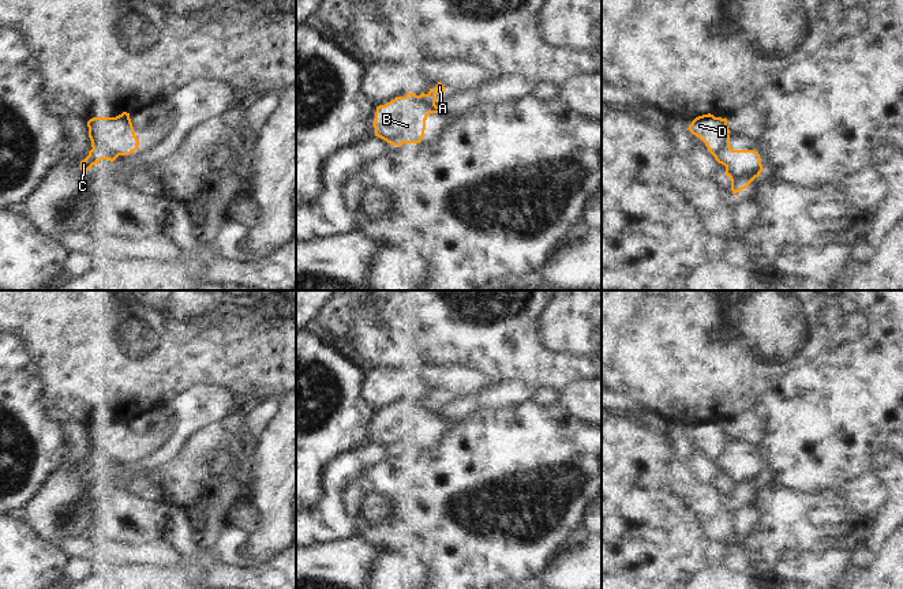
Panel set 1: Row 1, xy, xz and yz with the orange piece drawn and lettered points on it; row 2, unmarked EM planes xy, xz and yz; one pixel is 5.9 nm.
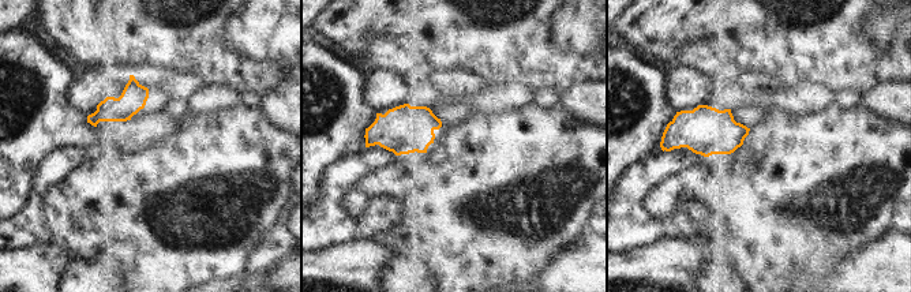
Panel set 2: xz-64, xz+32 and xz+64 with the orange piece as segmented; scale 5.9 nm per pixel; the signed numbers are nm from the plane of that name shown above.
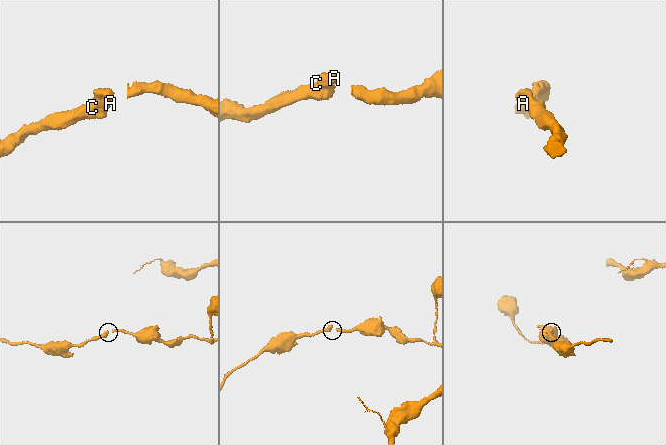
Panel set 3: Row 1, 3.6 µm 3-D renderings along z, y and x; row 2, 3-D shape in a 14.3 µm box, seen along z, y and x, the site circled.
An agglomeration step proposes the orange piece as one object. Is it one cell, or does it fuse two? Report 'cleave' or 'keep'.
cleave

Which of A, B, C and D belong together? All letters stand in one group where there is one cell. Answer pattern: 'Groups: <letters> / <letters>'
Groups: A D / B C

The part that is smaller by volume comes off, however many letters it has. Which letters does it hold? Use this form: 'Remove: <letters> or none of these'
Remove: A, D

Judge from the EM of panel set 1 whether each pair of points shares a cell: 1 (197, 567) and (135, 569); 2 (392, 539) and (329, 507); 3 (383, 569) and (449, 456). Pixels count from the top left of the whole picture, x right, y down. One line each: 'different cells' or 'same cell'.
1: same cell
2: different cells
3: different cells

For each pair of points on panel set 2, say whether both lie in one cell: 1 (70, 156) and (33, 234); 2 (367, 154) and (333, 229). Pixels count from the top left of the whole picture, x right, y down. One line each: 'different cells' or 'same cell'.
1: same cell
2: same cell

